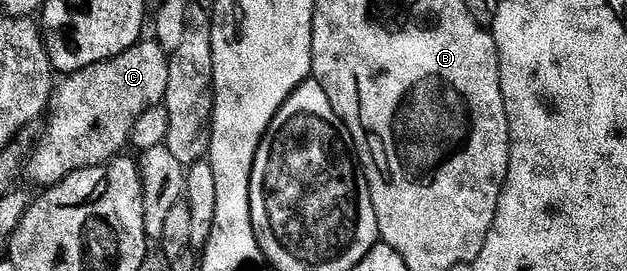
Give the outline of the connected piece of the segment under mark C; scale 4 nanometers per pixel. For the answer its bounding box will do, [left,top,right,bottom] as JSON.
[47,38,169,133]

